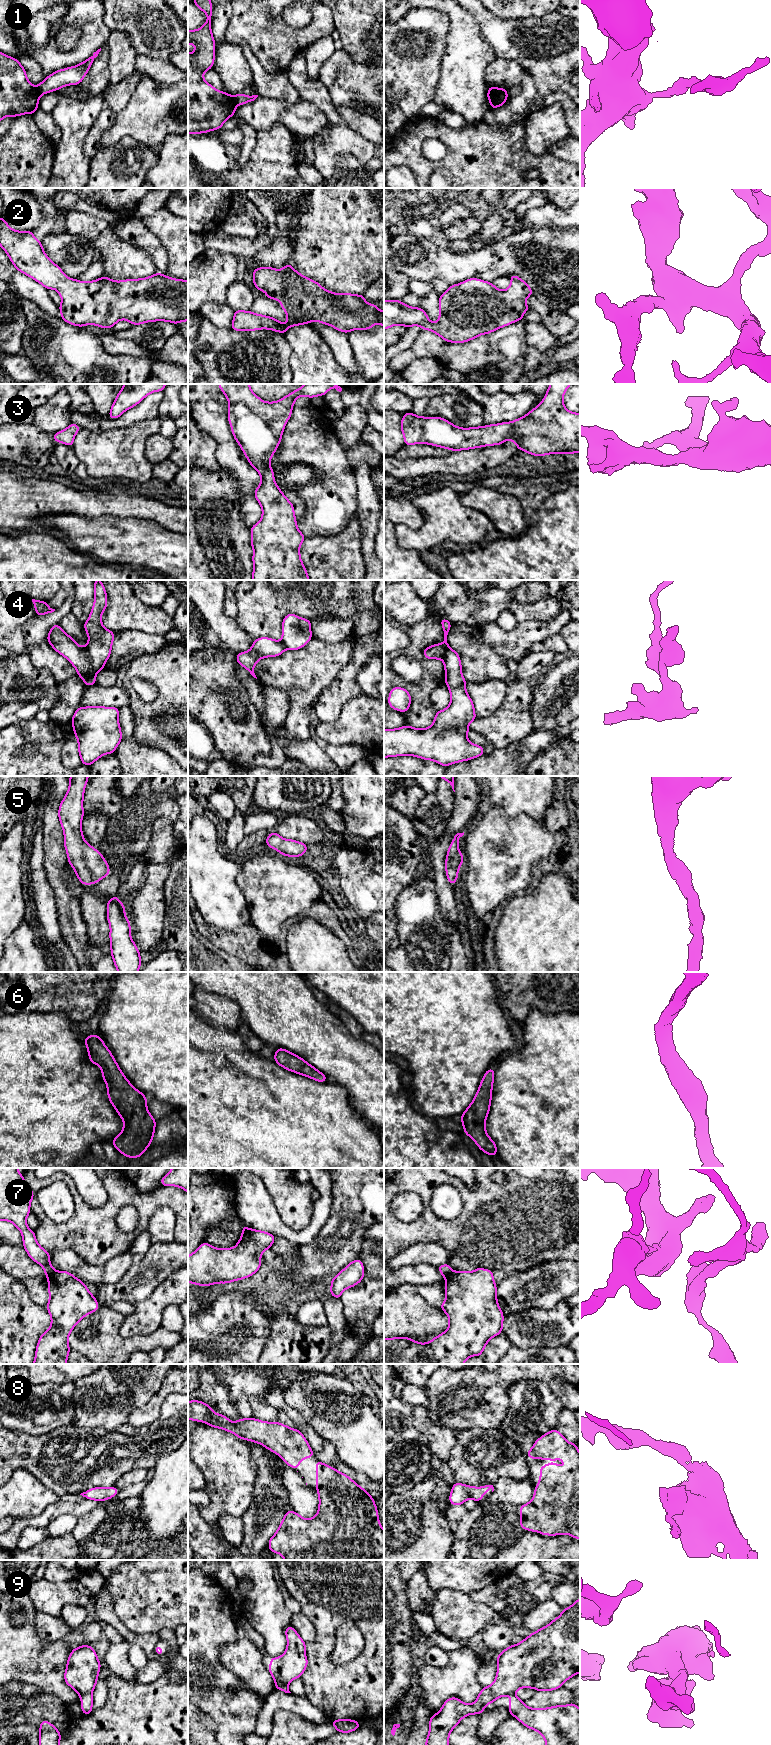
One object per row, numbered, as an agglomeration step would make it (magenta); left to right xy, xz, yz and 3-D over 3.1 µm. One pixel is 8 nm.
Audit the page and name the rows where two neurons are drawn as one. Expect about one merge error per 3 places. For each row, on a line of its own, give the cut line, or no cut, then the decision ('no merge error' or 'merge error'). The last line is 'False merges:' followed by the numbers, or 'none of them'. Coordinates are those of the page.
1: cut xz (232, 96), (236, 104); merge error
2: cut none; no merge error
3: cut none; no merge error
4: cut xy (85, 647), (91, 665), (97, 671); merge error
5: cut none; no merge error
6: cut none; no merge error
7: cut xy (54, 1271), (48, 1278); merge error
8: cut none; no merge error
9: cut xy (91, 1693), (80, 1695); merge error
False merges: 1, 4, 7, 9

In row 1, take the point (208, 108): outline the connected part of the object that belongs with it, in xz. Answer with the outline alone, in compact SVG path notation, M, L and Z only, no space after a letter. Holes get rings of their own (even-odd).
M193 0L207 15L205 24L197 30L188 30L188 45L195 44L195 52L188 52L188 134L207 133L219 130L236 111L233 96L215 89L203 78L203 73L212 69L215 60L215 40L211 31L212 3L210 0Z

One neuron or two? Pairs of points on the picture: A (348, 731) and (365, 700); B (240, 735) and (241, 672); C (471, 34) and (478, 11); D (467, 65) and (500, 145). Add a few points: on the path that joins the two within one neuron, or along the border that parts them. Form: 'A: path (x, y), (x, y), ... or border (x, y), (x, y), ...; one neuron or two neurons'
A: path (356, 723), (365, 714), (365, 708); one neuron
B: border (235, 660), (235, 677), (243, 685), (252, 703); two neurons
C: border (465, 10), (476, 19), (486, 40); two neurons
D: border (481, 120), (469, 123); two neurons

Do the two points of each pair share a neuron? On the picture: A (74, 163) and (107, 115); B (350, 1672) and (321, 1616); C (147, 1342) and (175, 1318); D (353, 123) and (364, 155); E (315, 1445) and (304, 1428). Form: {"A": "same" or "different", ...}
{"A": "different", "B": "same", "C": "different", "D": "different", "E": "same"}

